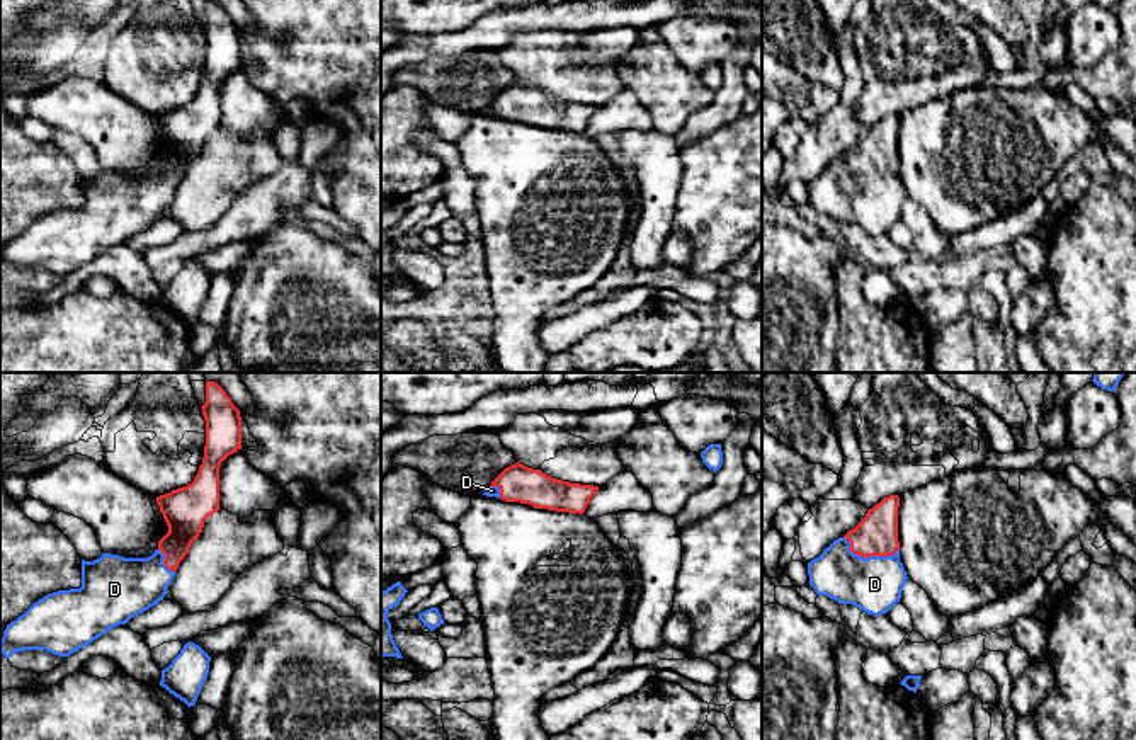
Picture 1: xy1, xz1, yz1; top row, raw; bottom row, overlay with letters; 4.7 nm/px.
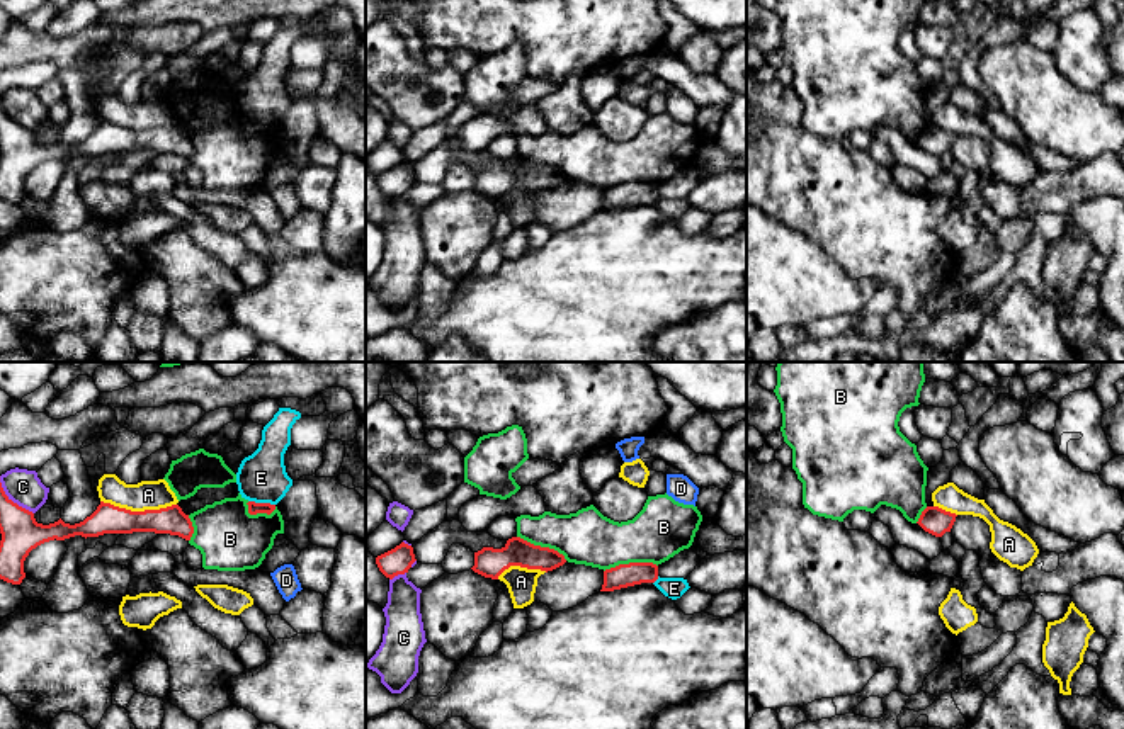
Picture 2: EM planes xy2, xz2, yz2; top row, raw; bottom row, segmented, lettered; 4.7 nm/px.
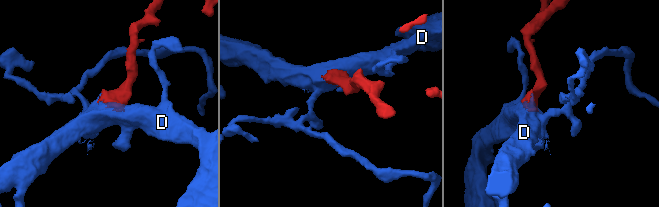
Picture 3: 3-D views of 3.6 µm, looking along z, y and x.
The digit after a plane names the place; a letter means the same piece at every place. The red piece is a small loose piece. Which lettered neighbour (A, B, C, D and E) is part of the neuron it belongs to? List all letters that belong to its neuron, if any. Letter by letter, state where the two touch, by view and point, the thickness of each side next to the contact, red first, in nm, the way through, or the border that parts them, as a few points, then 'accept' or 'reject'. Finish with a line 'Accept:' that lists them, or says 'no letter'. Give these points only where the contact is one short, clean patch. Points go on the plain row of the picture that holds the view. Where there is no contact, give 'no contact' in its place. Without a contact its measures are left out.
A: meets red in xy2 at (138, 131); 140 nm thick on the red side, 140 nm on the other; border along xy2 (101, 119), (131, 129), (158, 129), (175, 124); reject
B: meets red in xz2 at (630, 182); 110 nm thick on the red side, 280 nm on the other; reject
C: meets red in xy2 at (12, 121); 180 nm thick on the red side, 170 nm on the other; border along xy2 (0, 101), (5, 113), (33, 133); reject
D: meets red in yz1 at (868, 176); 200 nm thick on the red side, 260 nm on the other; accept
E: meets red in xy2 at (262, 123); 60 nm thick on the red side, 240 nm on the other; border along xy2 (249, 119), (274, 124); reject
Accept: D

